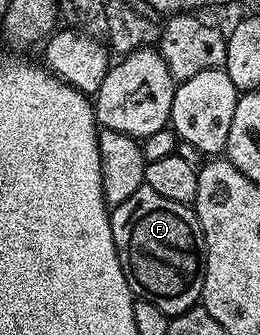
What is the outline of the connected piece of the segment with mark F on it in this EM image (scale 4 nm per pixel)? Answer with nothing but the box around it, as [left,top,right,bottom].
[110,185,207,317]

